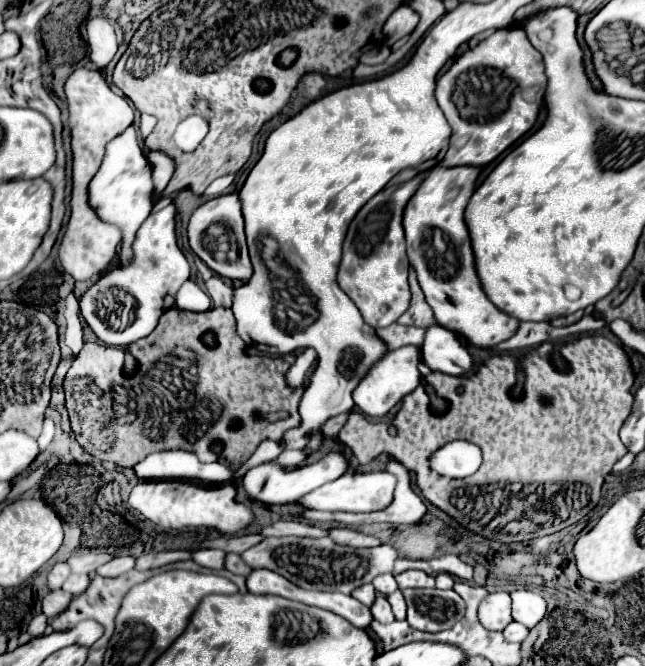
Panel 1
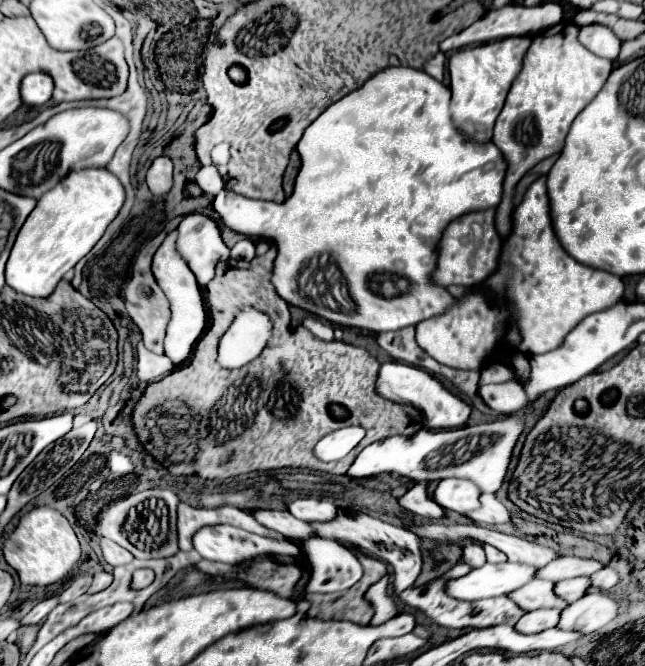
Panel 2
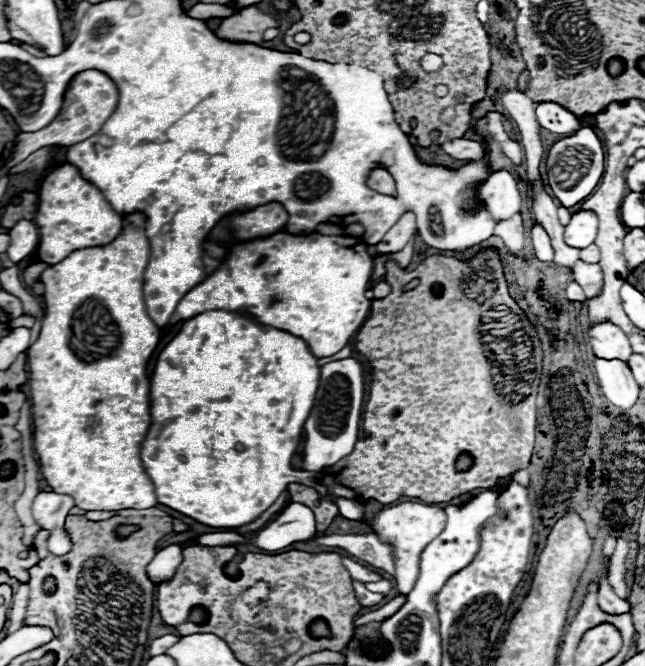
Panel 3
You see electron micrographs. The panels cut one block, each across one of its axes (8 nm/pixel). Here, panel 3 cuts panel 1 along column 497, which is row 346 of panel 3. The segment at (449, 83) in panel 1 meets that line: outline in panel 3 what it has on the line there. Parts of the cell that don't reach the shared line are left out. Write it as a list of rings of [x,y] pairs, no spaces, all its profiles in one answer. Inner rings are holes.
[[[130,214],[124,218],[124,232],[118,236],[112,244],[106,248],[86,248],[86,250],[76,250],[72,252],[66,260],[60,264],[48,266],[46,272],[42,272],[40,282],[44,282],[46,292],[44,292],[44,304],[46,304],[46,314],[42,320],[42,330],[26,354],[28,354],[28,366],[30,366],[30,400],[32,400],[32,424],[34,424],[34,452],[38,456],[40,472],[46,478],[48,486],[58,492],[58,494],[68,494],[74,498],[76,506],[82,510],[104,510],[104,512],[118,512],[118,510],[146,510],[154,508],[158,504],[154,496],[154,486],[148,478],[148,474],[142,468],[140,460],[140,448],[142,440],[150,428],[152,416],[150,416],[150,378],[148,378],[148,360],[152,358],[154,350],[160,344],[160,328],[150,320],[146,314],[144,306],[144,294],[142,294],[142,284],[144,284],[144,270],[146,270],[146,260],[150,256],[150,246],[148,238],[144,234],[144,216],[142,214]]]

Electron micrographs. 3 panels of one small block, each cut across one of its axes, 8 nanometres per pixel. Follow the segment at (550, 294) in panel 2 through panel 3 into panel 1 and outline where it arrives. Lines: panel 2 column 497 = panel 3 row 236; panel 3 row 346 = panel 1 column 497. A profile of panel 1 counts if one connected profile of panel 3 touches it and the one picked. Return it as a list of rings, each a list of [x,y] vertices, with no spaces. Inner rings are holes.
[[[434,166],[408,200],[408,208],[404,208],[404,234],[410,266],[416,270],[418,284],[438,324],[464,334],[474,346],[488,348],[508,340],[518,330],[518,322],[484,296],[476,276],[464,208],[476,188],[478,172],[474,166]]]

